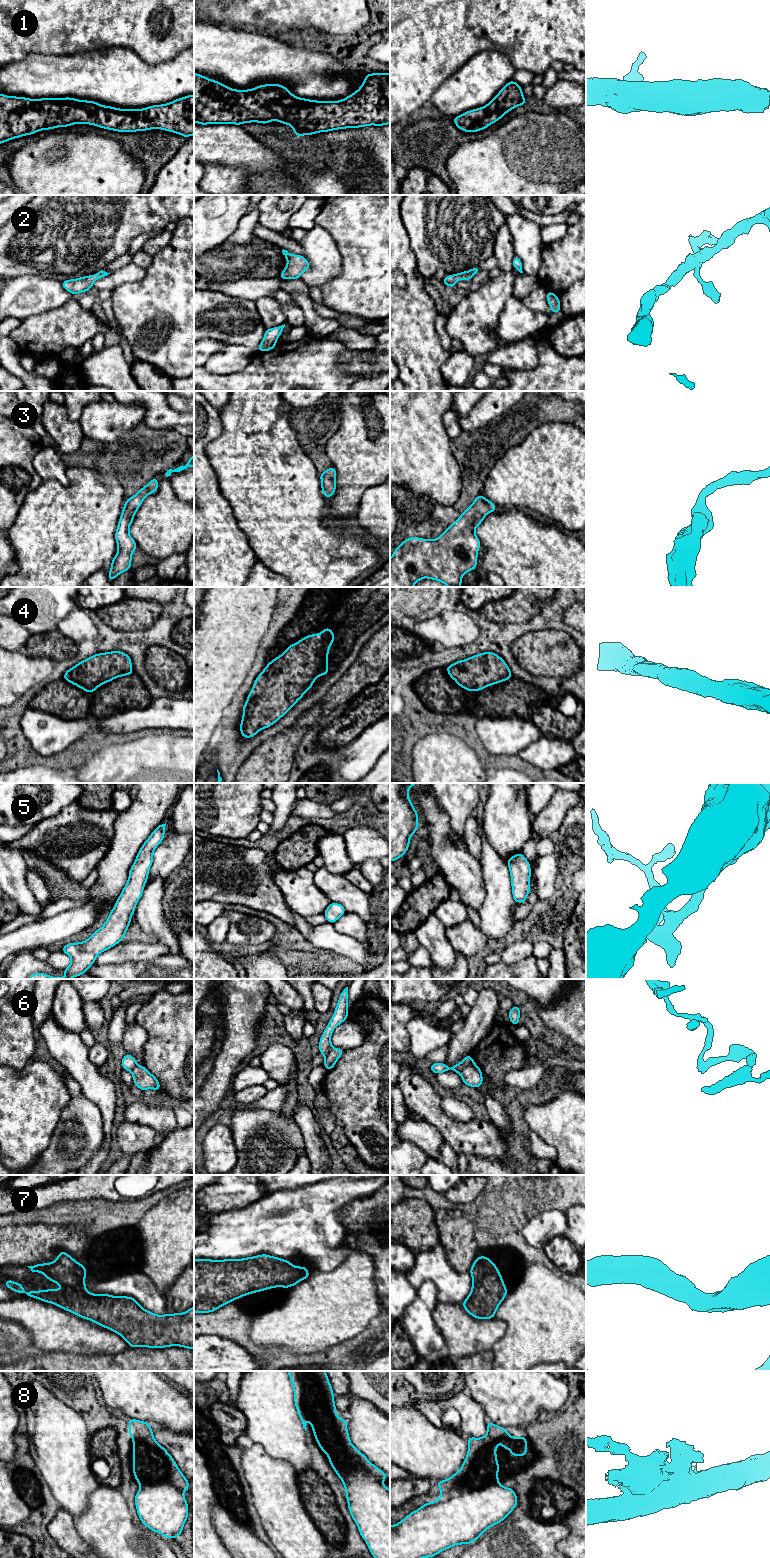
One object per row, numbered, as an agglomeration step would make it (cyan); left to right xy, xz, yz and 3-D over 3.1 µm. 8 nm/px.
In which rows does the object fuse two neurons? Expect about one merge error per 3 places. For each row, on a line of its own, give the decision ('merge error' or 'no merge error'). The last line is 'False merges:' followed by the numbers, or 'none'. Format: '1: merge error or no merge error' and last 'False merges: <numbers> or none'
1: no merge error
2: no merge error
3: no merge error
4: no merge error
5: no merge error
6: merge error
7: no merge error
8: no merge error
False merges: 6

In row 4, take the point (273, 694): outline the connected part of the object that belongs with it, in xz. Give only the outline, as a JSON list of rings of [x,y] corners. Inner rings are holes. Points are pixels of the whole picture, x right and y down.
[[[327,626],[322,632],[310,634],[293,643],[284,652],[269,662],[256,677],[243,706],[240,733],[243,738],[252,738],[260,730],[268,728],[283,717],[321,675],[328,675],[328,653],[335,640],[334,632]]]

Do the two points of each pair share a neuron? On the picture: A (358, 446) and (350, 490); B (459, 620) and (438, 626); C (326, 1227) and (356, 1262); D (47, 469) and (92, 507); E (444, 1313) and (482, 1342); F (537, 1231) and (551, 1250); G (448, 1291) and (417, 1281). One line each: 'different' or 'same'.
A: same
B: same
C: different
D: different
E: same
F: different
G: same

